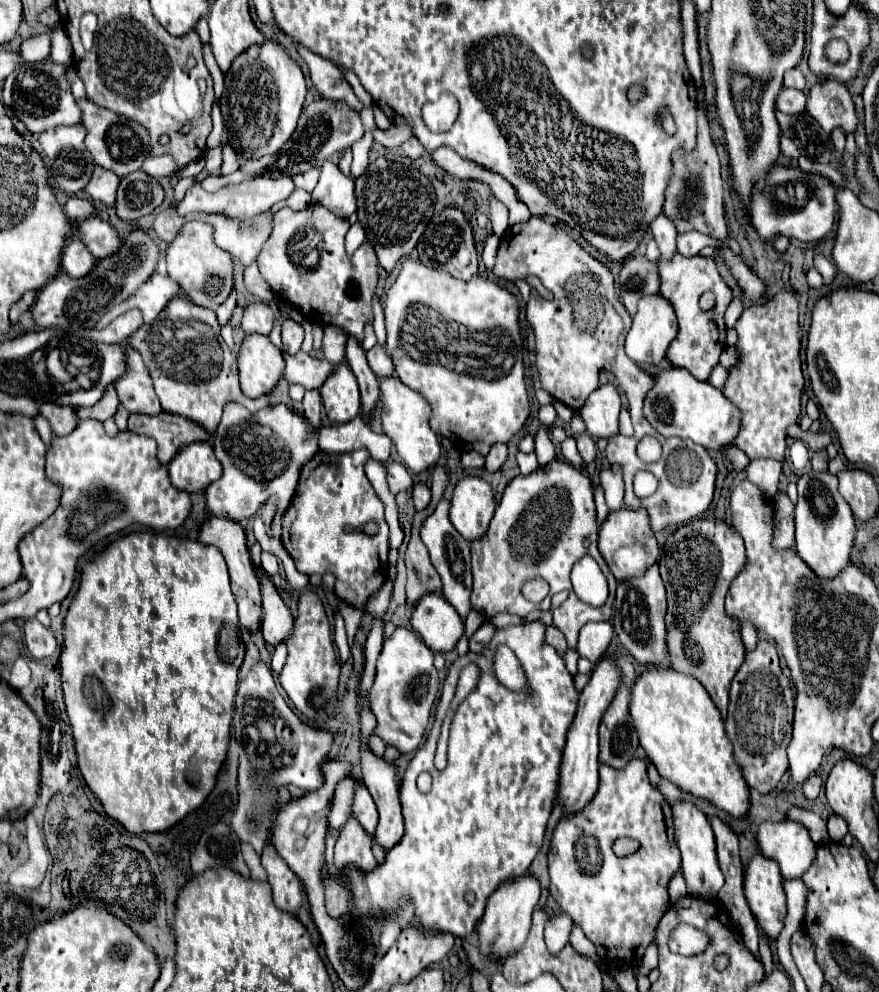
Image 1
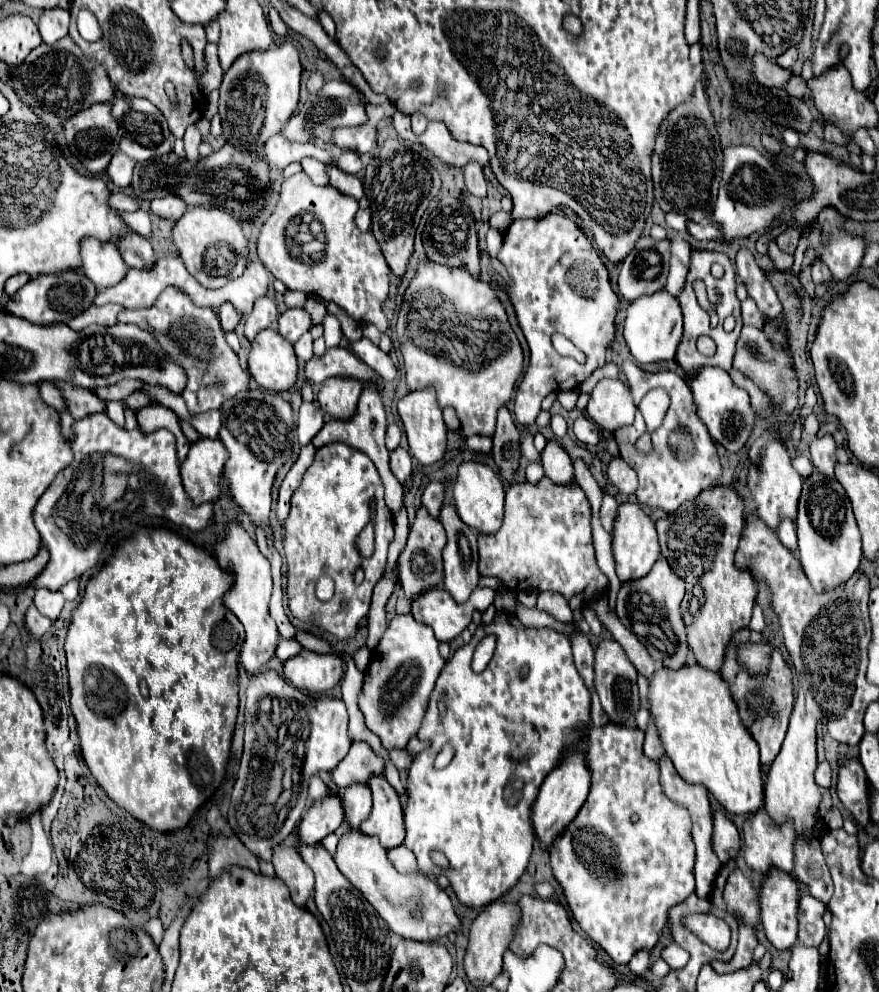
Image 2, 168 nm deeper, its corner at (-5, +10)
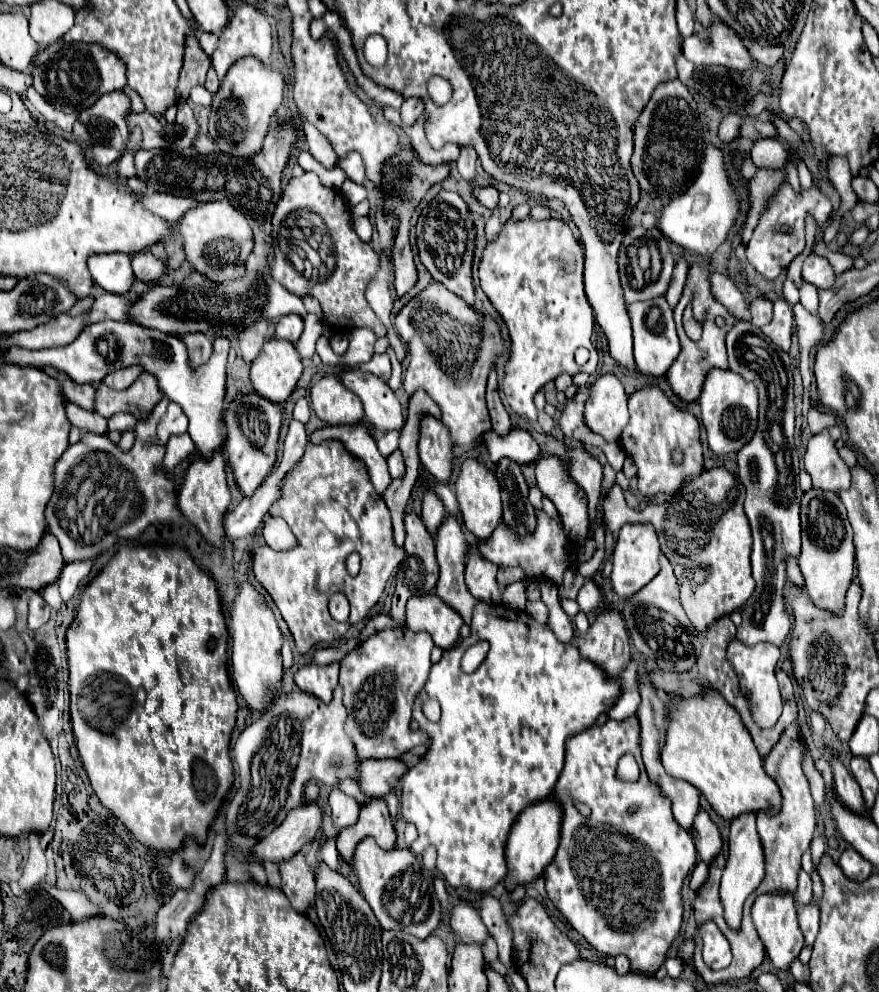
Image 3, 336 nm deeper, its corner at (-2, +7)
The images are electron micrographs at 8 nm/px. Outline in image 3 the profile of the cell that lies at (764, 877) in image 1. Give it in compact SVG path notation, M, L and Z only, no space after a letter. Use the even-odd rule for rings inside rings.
M765 894L765 896L757 896L757 900L753 902L751 908L751 916L753 916L753 924L759 932L759 938L765 944L765 952L771 960L771 964L777 970L787 970L791 966L791 962L799 956L805 940L803 940L803 932L799 928L797 922L797 912L795 912L795 900L791 894Z

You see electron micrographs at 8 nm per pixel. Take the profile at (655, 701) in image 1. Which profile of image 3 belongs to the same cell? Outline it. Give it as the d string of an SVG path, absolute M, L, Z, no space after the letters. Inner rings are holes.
M717 690L703 692L691 700L669 700L673 712L667 720L667 742L661 750L665 770L685 782L691 782L707 798L711 808L725 820L733 820L747 812L777 812L781 808L781 792L767 776L763 758L759 756L739 712L719 696Z

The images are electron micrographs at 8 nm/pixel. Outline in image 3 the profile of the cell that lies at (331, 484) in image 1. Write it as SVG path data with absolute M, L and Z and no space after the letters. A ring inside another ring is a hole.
M323 440L321 444L307 442L307 452L303 454L301 464L295 466L291 474L287 474L281 500L277 500L271 506L269 514L281 516L289 524L291 532L297 538L297 546L287 552L277 552L271 550L269 546L257 546L251 556L253 574L277 604L283 620L287 622L293 634L297 652L307 654L319 642L333 642L343 638L351 624L367 616L367 612L377 604L379 596L383 594L387 578L393 574L393 570L397 570L397 566L405 558L405 550L399 548L393 540L391 516L387 512L383 498L375 492L375 488L371 488L363 464L359 464L359 460L355 460L339 440ZM349 552L357 552L361 556L359 578L349 576L345 568L345 558ZM331 584L341 586L351 604L351 614L343 624L335 622L327 610L327 600L329 600L327 588Z

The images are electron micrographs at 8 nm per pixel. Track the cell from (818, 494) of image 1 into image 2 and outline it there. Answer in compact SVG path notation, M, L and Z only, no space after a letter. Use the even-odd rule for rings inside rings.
M814 471L810 477L804 479L796 527L798 557L804 567L804 573L808 575L810 583L818 593L840 585L842 581L850 579L854 571L858 571L862 559L862 539L854 521L850 499L834 477L826 477L824 473Z

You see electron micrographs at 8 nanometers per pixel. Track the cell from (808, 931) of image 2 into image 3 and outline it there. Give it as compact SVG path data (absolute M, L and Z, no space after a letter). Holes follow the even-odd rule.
M801 868L801 872L799 872L799 888L797 888L797 892L795 892L795 898L797 898L797 902L799 904L807 904L809 900L811 900L811 878L809 878L809 874Z

